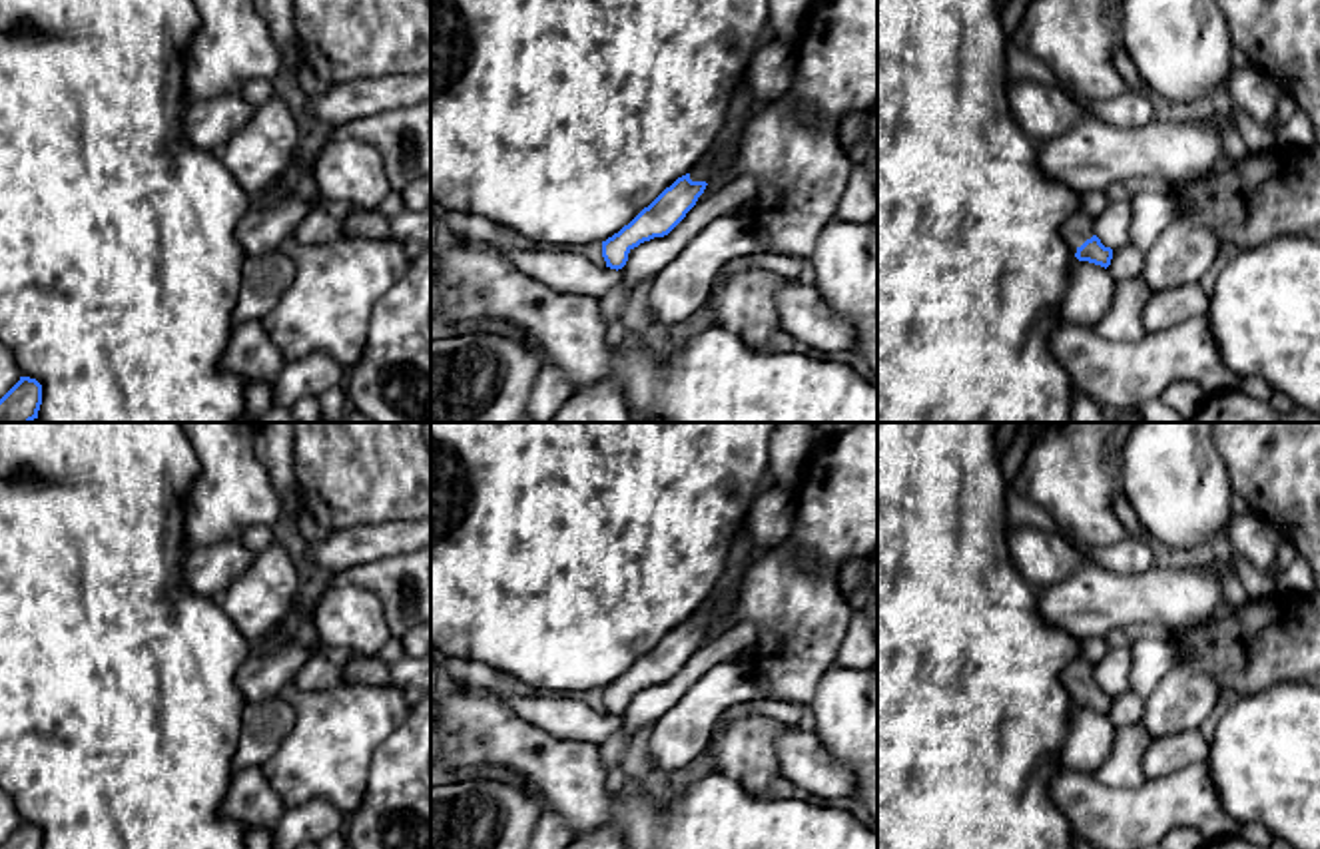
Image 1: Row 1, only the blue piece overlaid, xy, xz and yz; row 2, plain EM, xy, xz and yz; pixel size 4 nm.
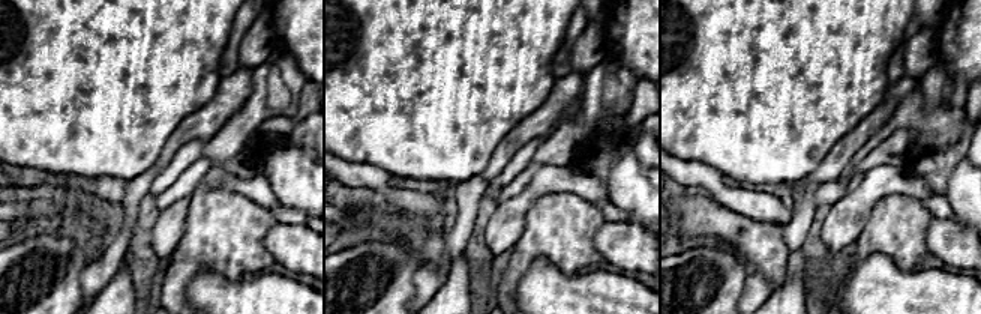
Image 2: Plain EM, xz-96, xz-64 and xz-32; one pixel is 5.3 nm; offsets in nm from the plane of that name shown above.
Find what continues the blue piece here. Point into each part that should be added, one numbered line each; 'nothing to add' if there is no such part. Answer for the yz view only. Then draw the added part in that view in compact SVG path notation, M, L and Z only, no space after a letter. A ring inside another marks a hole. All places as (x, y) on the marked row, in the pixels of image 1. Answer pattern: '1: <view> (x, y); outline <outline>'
1: yz (1075, 230); outline M1087 215L1069 217L1061 227L1061 235L1071 251L1077 253L1077 249L1095 235L1093 219Z

